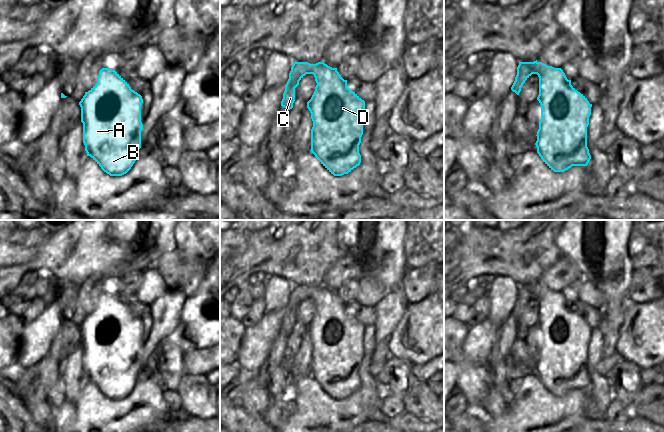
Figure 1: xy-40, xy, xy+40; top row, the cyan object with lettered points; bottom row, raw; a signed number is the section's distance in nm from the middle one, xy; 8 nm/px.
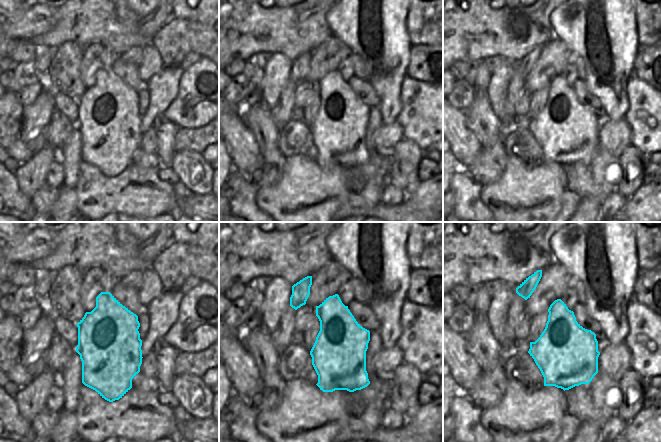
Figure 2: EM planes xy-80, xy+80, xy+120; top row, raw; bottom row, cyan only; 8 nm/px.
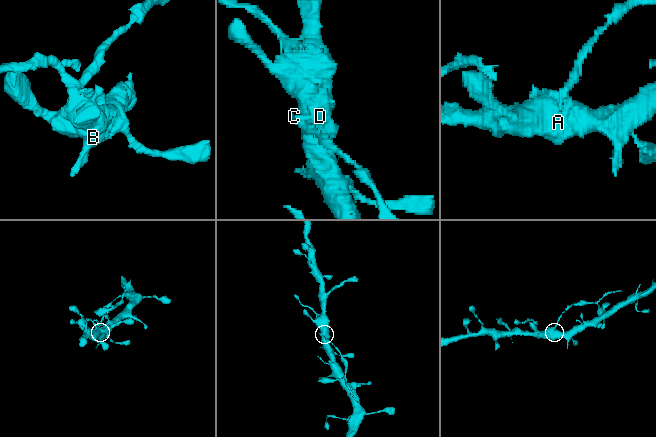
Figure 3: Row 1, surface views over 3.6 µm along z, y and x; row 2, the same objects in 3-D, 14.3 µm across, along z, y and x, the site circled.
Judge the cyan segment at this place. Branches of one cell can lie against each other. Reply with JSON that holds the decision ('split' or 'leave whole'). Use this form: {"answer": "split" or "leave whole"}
{"answer": "split"}

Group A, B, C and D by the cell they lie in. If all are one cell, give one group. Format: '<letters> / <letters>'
A B D / C

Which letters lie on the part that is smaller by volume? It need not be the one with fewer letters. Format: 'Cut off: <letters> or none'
Cut off: C

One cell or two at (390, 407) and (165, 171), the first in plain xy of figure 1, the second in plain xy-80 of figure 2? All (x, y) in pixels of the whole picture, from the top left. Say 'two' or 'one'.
one

